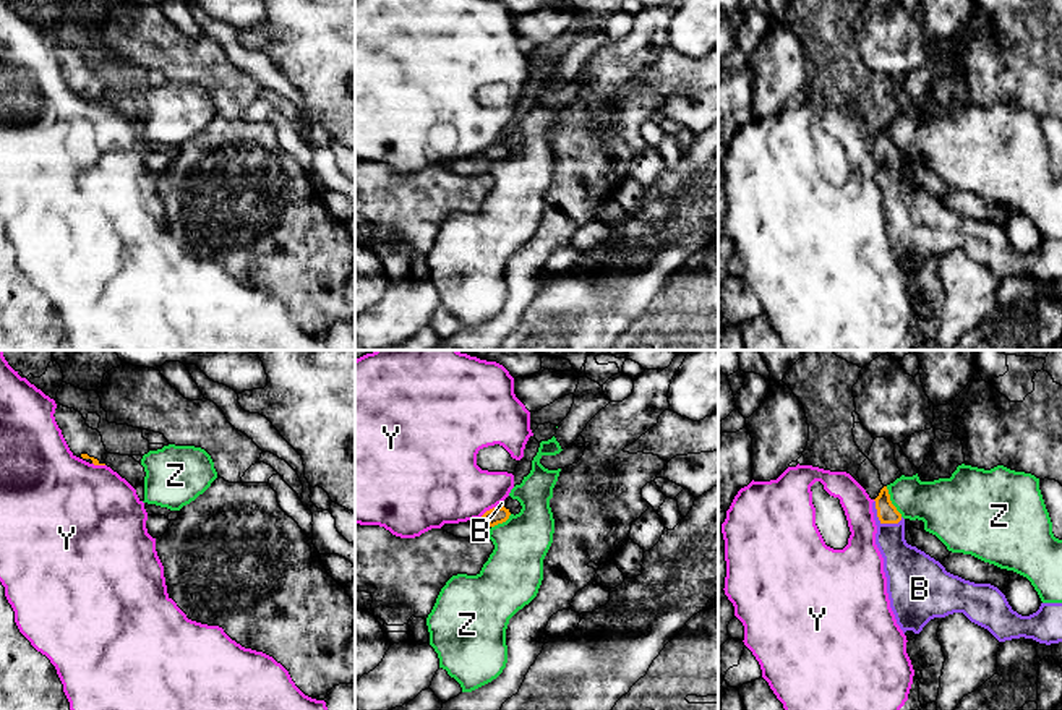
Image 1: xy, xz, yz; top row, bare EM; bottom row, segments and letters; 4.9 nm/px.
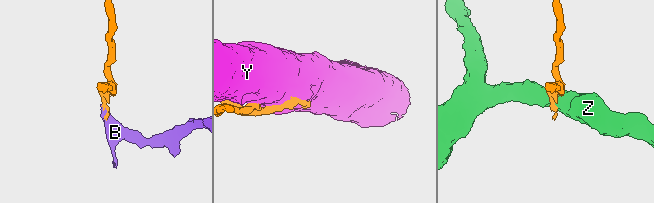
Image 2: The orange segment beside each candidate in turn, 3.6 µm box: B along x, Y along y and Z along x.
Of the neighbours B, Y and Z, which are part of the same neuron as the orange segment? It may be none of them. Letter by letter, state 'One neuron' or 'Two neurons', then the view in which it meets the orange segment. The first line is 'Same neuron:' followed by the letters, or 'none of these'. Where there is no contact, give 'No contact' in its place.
Same neuron: B
B: One neuron. Touches orange in yz
Y: Two neurons. Touches orange in xz
Z: Two neurons. Touches orange in yz

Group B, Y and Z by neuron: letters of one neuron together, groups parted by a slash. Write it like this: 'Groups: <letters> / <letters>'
Groups: B / Y / Z

